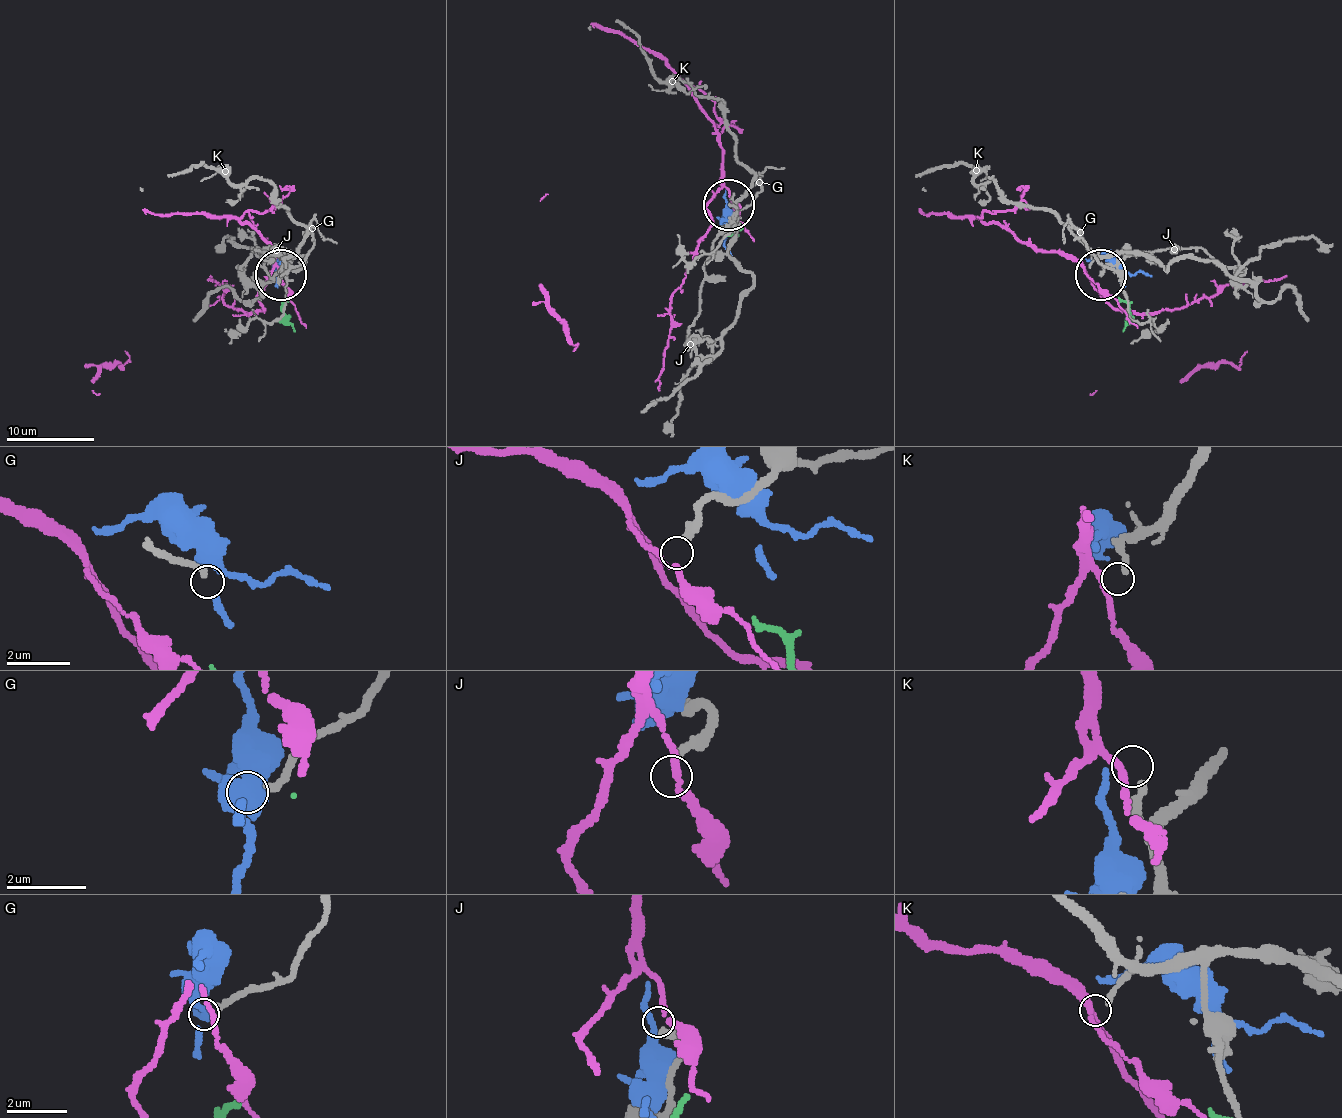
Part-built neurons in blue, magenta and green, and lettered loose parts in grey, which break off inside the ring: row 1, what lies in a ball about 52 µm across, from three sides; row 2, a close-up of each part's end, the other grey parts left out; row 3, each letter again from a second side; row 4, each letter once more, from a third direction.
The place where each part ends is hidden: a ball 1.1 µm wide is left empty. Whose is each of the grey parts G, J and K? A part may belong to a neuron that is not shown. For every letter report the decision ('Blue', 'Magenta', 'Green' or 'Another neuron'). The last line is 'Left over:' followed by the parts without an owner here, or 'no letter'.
G: Another neuron
J: Another neuron
K: Another neuron
Left over: G, J, K

